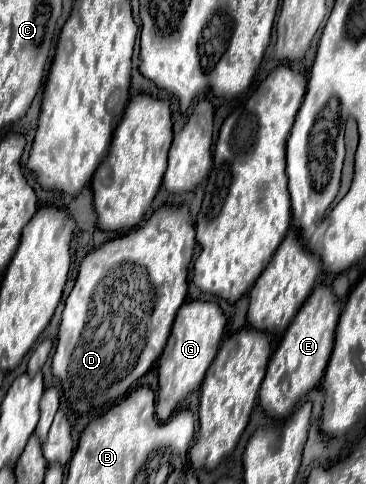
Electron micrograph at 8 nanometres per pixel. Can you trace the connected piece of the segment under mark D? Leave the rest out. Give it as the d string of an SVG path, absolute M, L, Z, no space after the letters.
M162 206L144 226L114 238L92 250L80 264L76 284L66 298L62 322L58 328L58 346L52 358L52 374L62 380L64 396L76 412L88 412L104 404L120 402L132 384L140 380L160 358L178 308L188 290L188 266L196 246L196 228L188 208Z

